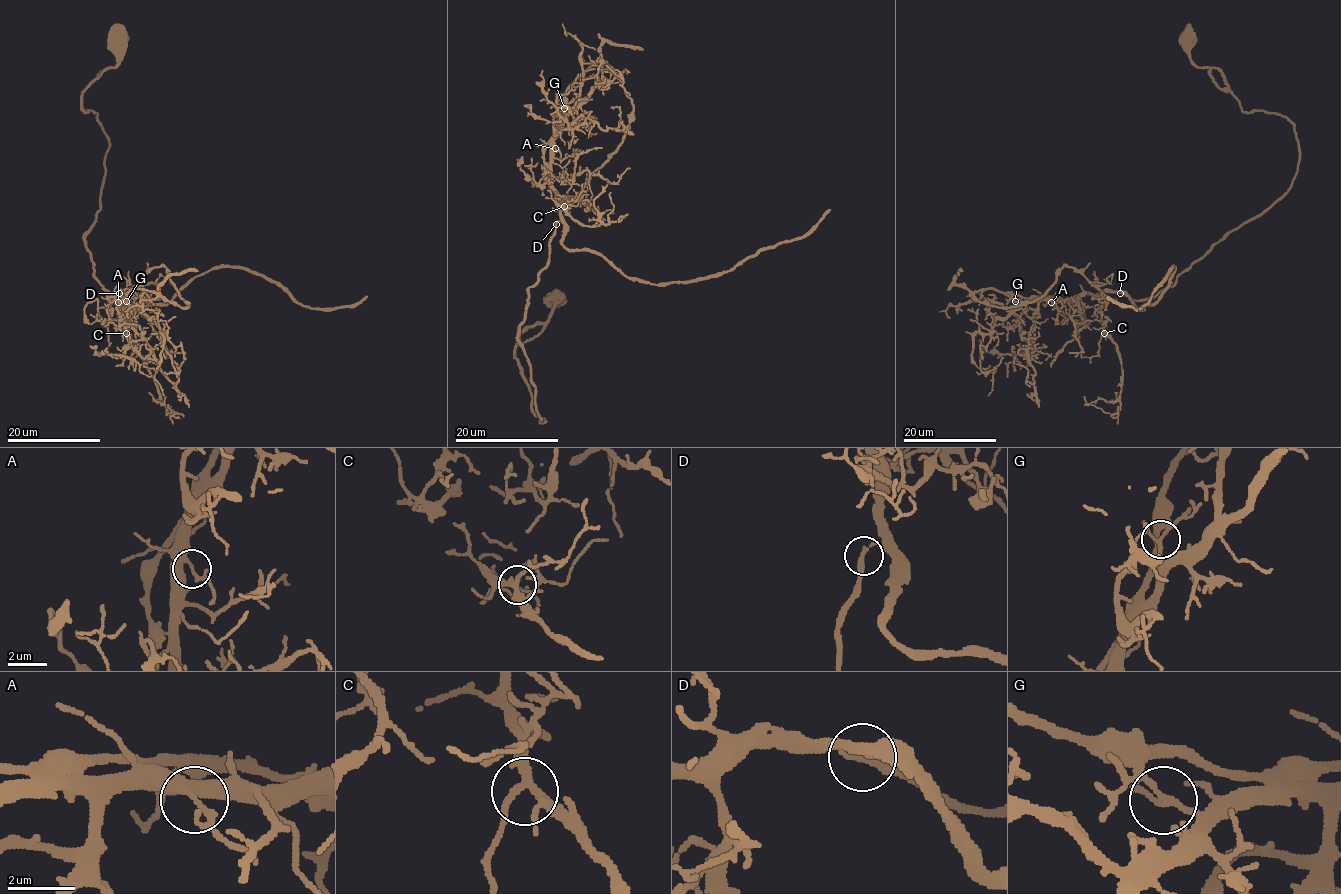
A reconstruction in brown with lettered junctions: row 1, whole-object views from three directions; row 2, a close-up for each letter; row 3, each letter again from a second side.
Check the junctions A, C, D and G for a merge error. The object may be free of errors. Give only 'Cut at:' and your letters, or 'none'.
Cut at: G

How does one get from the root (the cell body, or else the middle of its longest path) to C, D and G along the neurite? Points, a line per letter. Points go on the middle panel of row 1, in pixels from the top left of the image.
C: (556, 299), (515, 349), (541, 421), (519, 325), (548, 259), (557, 202), (564, 206)
D: (556, 299), (551, 316), (530, 325), (515, 349), (541, 421), (519, 325), (556, 224)
G: (556, 299), (551, 316), (530, 325), (515, 349), (541, 421), (519, 325), (560, 219), (550, 165), (564, 108)

